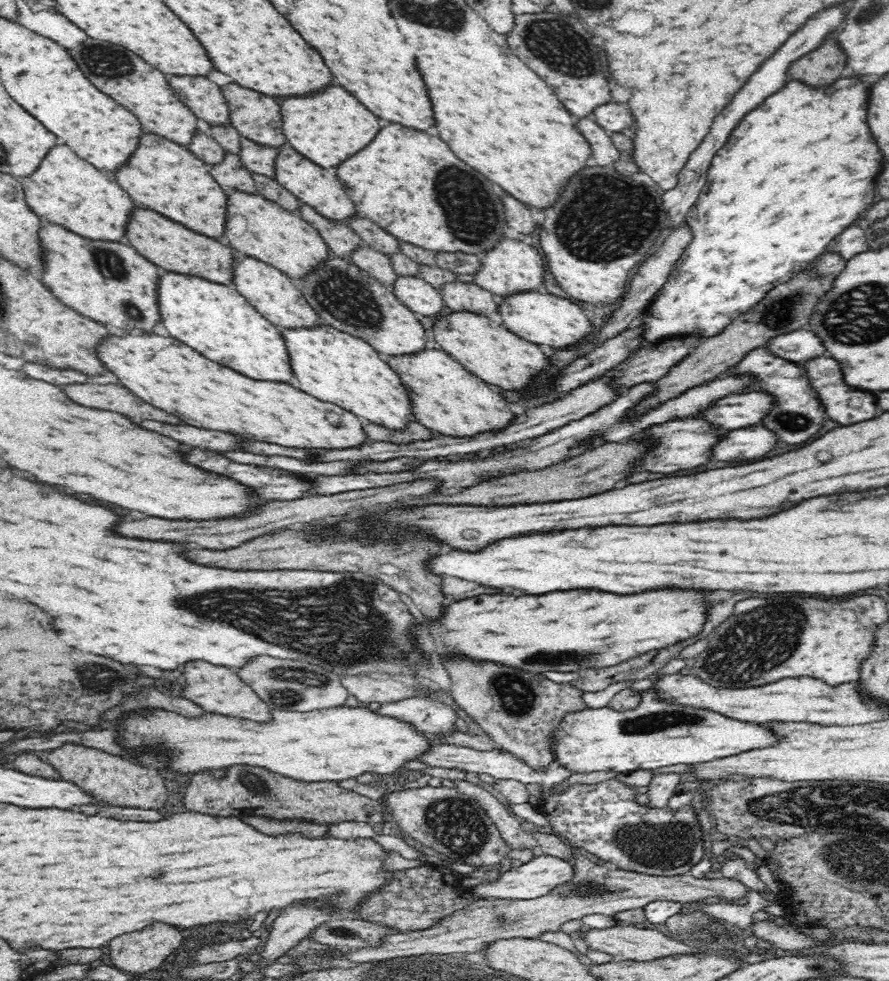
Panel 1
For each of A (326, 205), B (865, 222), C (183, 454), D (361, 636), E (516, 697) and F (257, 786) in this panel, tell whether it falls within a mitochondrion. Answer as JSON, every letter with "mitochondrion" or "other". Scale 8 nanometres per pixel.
{"A":"other","B":"other","C":"other","D":"mitochondrion","E":"mitochondrion","F":"mitochondrion"}

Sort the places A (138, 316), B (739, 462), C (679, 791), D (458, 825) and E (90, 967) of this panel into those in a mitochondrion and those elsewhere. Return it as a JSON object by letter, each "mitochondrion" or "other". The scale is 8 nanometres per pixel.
{"A":"mitochondrion","B":"other","C":"other","D":"mitochondrion","E":"other"}

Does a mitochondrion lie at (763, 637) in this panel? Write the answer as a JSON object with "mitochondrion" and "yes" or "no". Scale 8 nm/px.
{"mitochondrion":"yes"}

